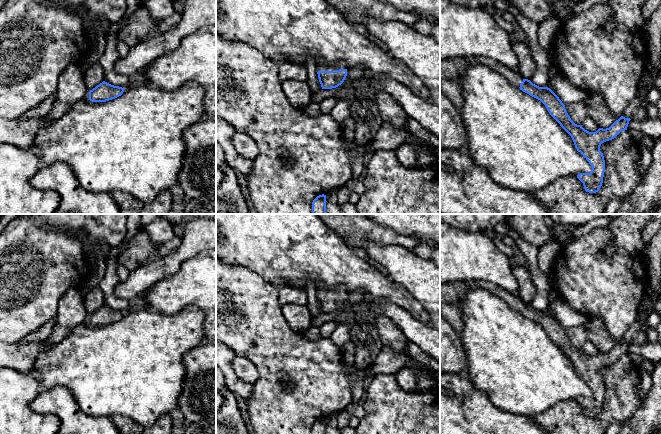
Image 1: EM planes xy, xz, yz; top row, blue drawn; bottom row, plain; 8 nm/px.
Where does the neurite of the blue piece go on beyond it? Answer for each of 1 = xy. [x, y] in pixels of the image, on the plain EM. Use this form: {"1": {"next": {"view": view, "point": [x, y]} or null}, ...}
{"1": {"next": null}}

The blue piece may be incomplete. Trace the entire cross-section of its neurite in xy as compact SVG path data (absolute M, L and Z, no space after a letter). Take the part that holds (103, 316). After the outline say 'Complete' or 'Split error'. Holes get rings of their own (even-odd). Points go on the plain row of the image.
M103 305L89 315L89 324L92 326L106 326L121 320L124 314L122 311Z. Complete

